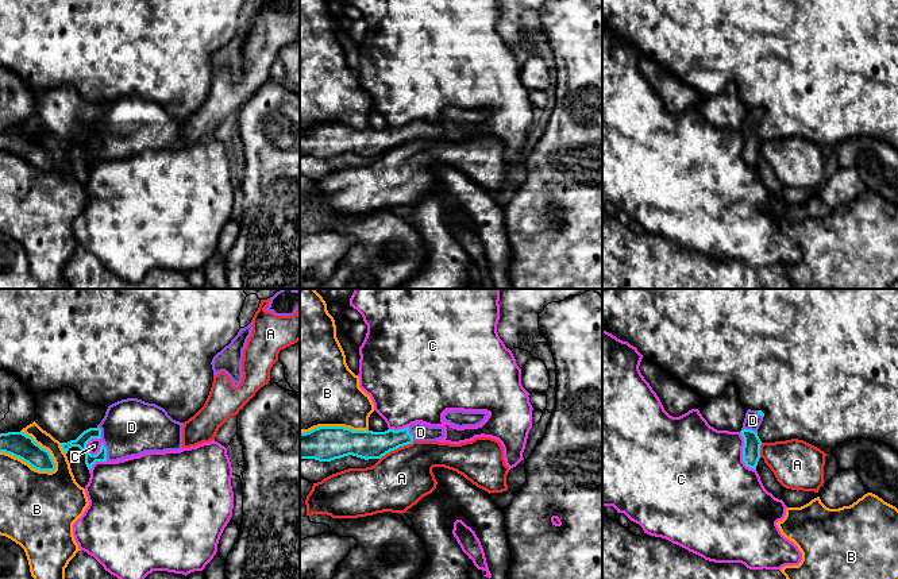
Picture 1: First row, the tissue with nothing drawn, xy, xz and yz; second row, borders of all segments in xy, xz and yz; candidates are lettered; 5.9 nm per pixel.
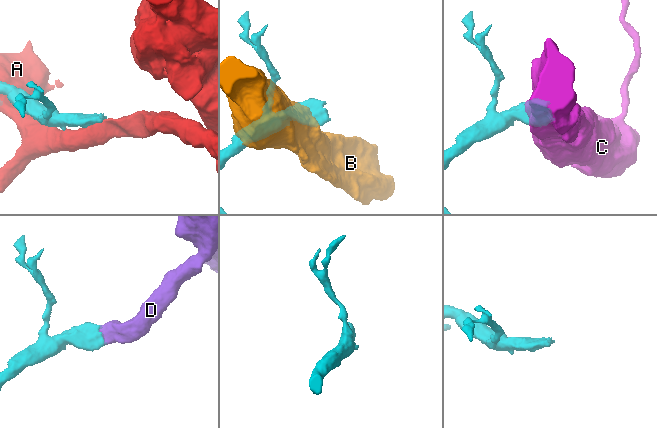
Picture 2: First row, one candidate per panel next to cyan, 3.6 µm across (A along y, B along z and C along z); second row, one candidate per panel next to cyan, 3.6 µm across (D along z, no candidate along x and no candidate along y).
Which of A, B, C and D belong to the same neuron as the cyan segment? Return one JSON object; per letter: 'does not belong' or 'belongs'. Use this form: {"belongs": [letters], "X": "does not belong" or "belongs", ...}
{"belongs": ["D"], "A": "does not belong", "B": "does not belong", "C": "does not belong", "D": "belongs"}

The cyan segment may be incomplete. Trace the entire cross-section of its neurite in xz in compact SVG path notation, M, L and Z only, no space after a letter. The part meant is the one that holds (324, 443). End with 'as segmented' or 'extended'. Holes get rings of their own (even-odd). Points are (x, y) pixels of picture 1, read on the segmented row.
M421 422L385 432L352 431L344 426L319 426L300 432L300 459L331 462L348 455L369 460L381 459L390 451L413 441L436 441L444 437L443 426Z; extended

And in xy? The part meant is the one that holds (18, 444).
M23 432L0 433L0 452L9 453L39 471L54 471L55 463L50 452Z; as segmented

